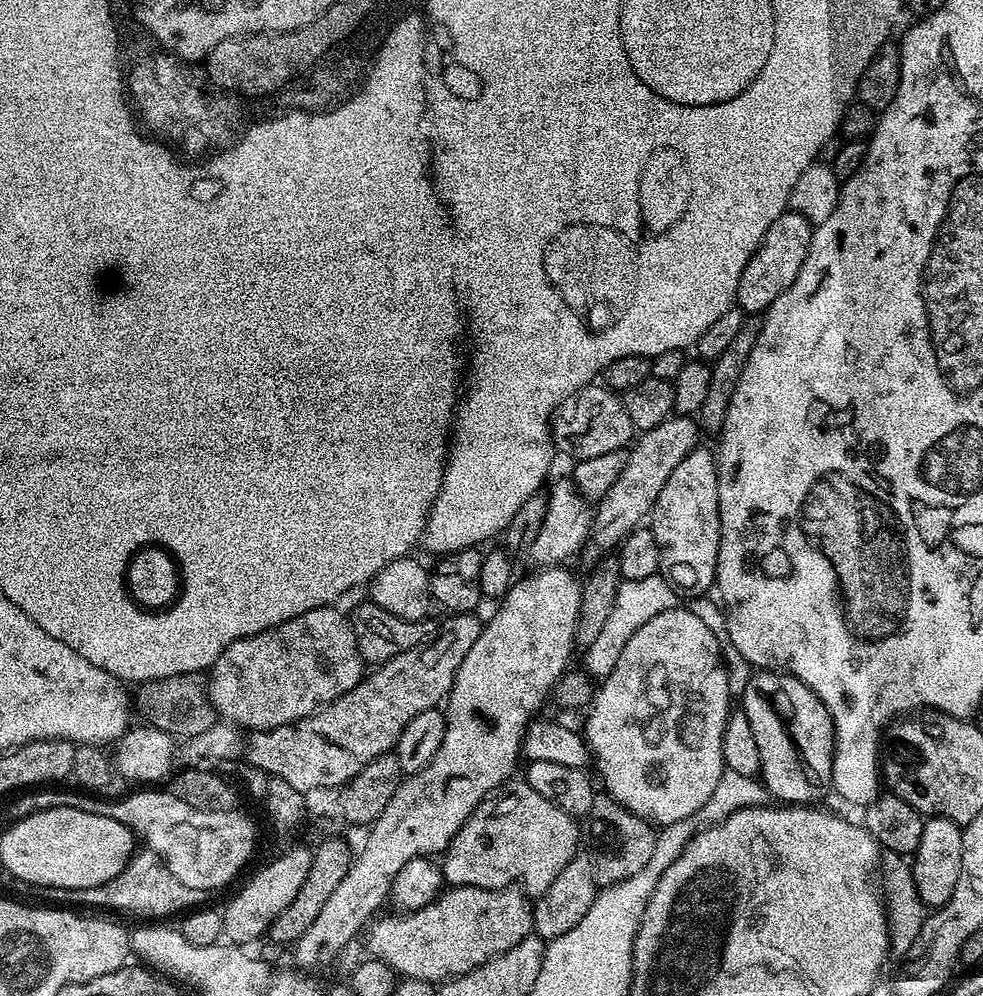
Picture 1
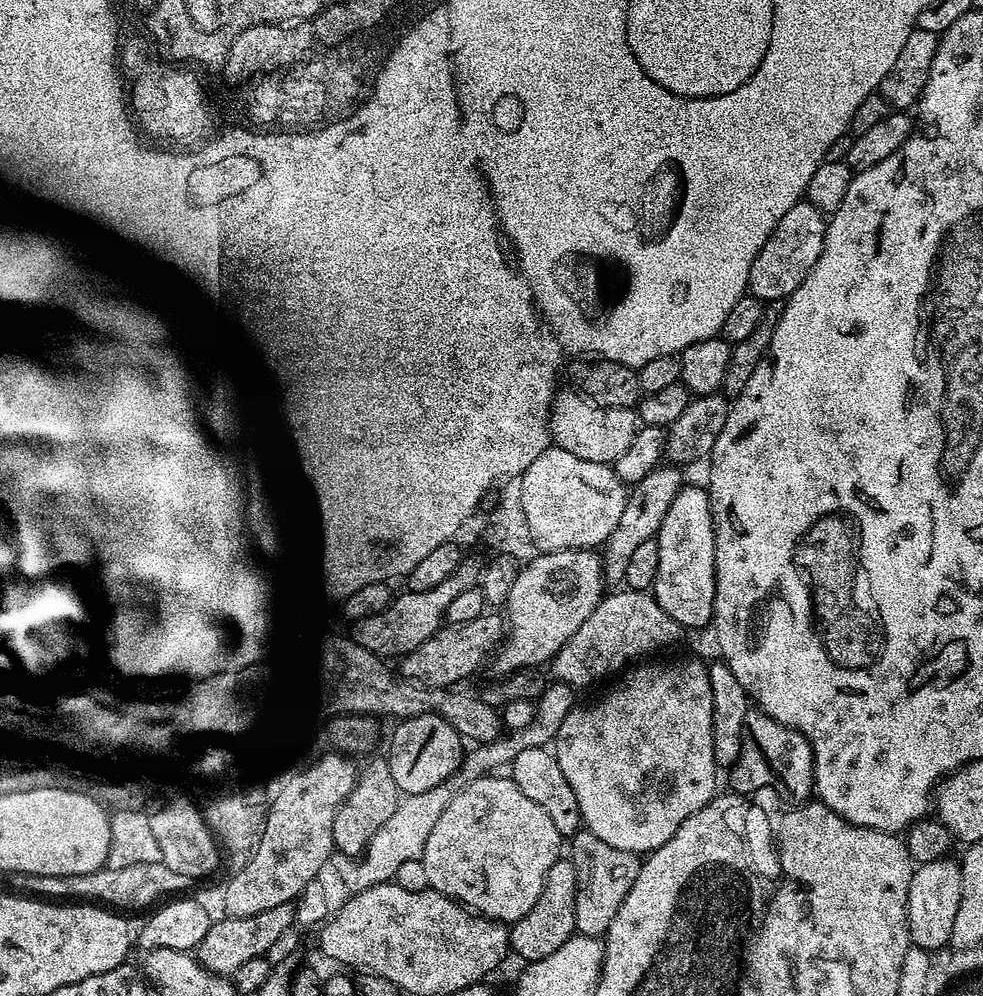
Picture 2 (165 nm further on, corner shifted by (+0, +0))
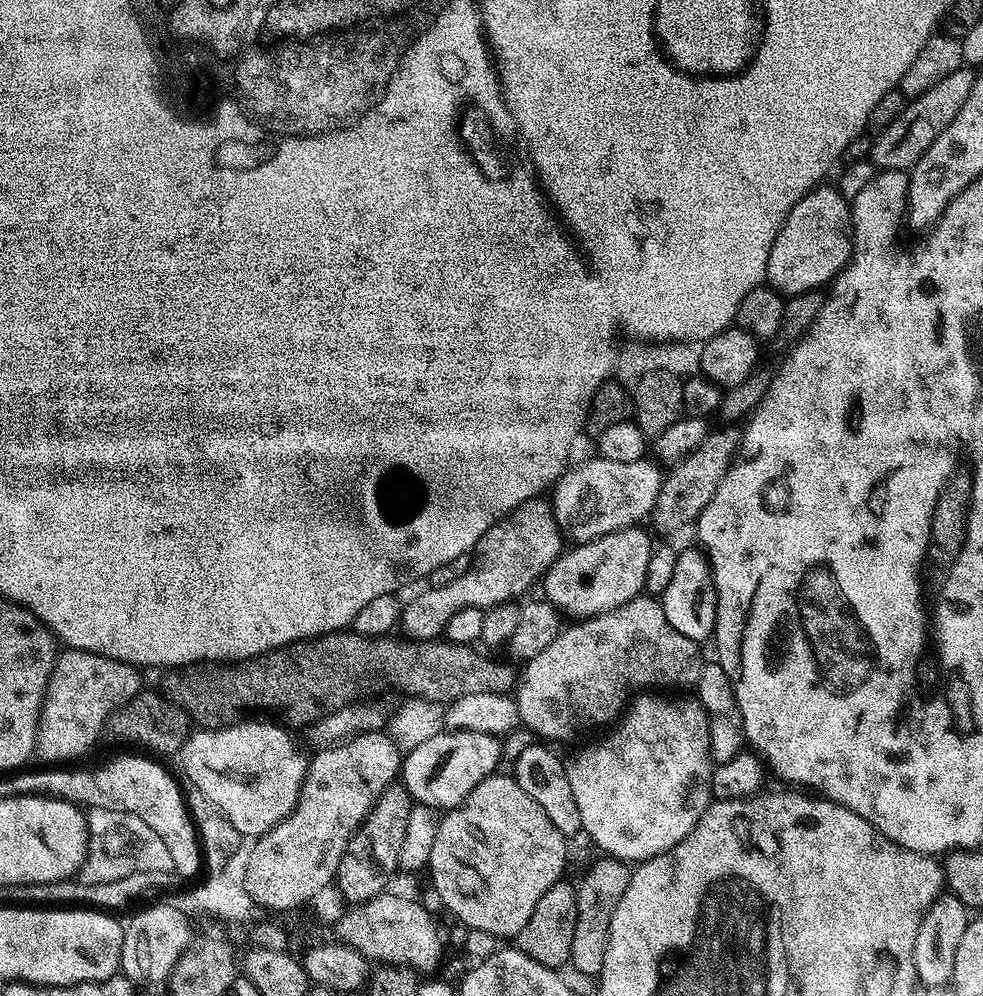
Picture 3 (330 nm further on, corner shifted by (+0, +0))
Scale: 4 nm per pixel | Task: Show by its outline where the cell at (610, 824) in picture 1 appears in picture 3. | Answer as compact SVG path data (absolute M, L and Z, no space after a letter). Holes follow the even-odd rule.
M600 859L604 860L596 861L589 868L584 881L576 888L574 942L570 946L570 968L592 978L599 977L602 966L606 962L610 922L614 918L614 910L618 910L618 902L622 902L622 894L626 894L630 875L629 865L625 861Z

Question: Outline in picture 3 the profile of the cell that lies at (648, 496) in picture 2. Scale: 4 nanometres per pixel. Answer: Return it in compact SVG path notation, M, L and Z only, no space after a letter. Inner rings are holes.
M736 426L724 427L728 428L720 428L717 432L716 429L709 431L702 446L698 446L694 454L690 454L679 464L671 465L669 472L672 473L668 472L663 477L661 492L650 515L650 523L652 522L658 531L676 532L687 524L688 527L695 525L702 510L706 510L710 498L714 498L714 490L718 490L722 478L726 478L740 451L741 429Z

